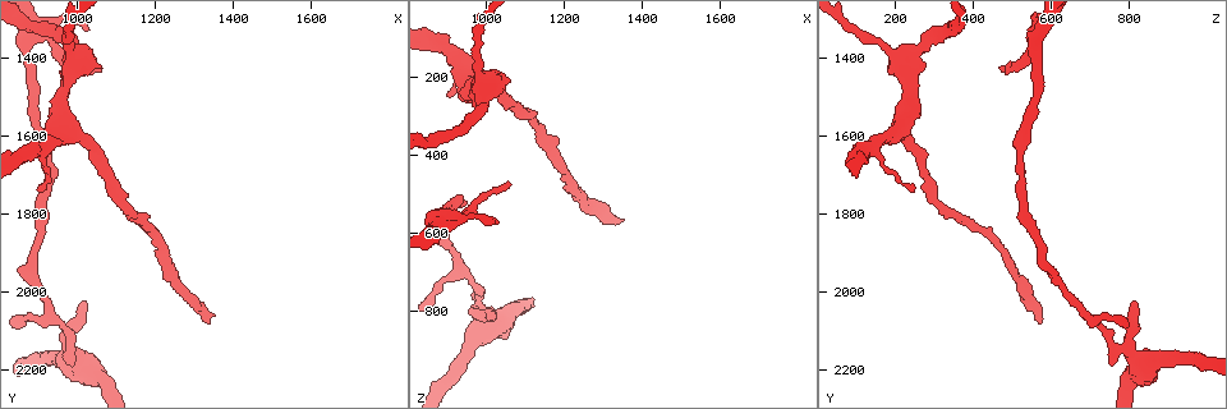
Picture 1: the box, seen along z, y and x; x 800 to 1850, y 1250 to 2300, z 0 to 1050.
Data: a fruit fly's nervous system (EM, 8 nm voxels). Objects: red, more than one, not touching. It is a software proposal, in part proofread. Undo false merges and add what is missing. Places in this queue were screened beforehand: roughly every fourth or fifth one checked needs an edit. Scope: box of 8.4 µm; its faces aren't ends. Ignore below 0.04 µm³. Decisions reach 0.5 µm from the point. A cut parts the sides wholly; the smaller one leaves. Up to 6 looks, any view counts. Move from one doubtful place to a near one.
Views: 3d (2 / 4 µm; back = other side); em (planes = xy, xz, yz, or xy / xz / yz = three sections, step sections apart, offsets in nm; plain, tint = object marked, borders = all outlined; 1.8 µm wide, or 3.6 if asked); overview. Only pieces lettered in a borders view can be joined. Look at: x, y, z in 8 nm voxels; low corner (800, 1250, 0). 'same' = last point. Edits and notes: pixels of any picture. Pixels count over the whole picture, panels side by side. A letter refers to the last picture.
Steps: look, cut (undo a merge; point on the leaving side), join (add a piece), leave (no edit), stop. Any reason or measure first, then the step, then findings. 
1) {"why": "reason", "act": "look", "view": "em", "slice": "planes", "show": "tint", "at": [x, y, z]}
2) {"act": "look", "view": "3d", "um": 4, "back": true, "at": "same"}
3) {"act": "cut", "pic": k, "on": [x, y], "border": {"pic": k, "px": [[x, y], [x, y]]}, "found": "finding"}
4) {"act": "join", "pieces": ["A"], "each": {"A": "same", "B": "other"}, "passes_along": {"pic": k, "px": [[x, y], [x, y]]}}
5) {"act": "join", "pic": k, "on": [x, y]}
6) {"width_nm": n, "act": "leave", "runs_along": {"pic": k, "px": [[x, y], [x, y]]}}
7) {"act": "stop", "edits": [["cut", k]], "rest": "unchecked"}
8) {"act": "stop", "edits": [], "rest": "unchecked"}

{"why": "long arm stops here", "act": "look", "view": "3d", "um": 2, "at": [1345, 2055, 565]}

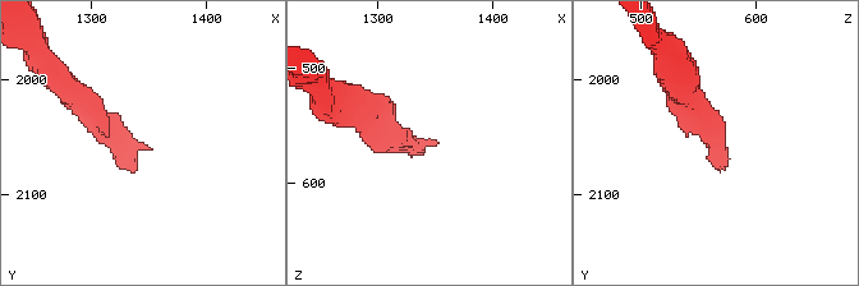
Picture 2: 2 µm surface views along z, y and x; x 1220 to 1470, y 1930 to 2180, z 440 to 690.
{"why": "shape alone is not enough", "act": "look", "view": "em", "slice": "planes", "show": "borders", "at": [1348, 2058, 568]}

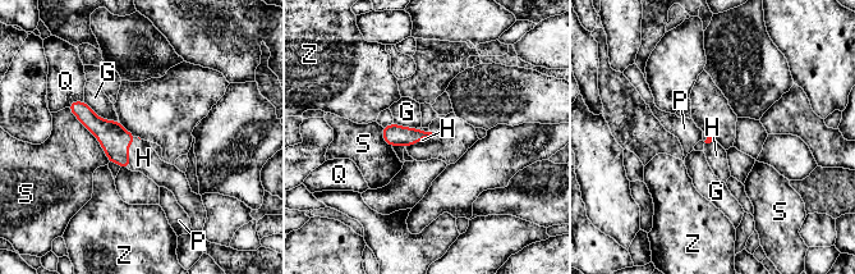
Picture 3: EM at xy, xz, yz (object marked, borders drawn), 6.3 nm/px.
{"act": "join", "pieces": ["H"], "each": {"G": "other", "H": "same", "P": "other", "Q": "other", "S": "other", "Z": "other"}, "passes_along": {"pic": 3, "px": [[113, 137], [128, 153], [143, 158]]}, "found": "it goes on there"}

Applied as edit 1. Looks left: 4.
{"act": "look", "view": "overview"}

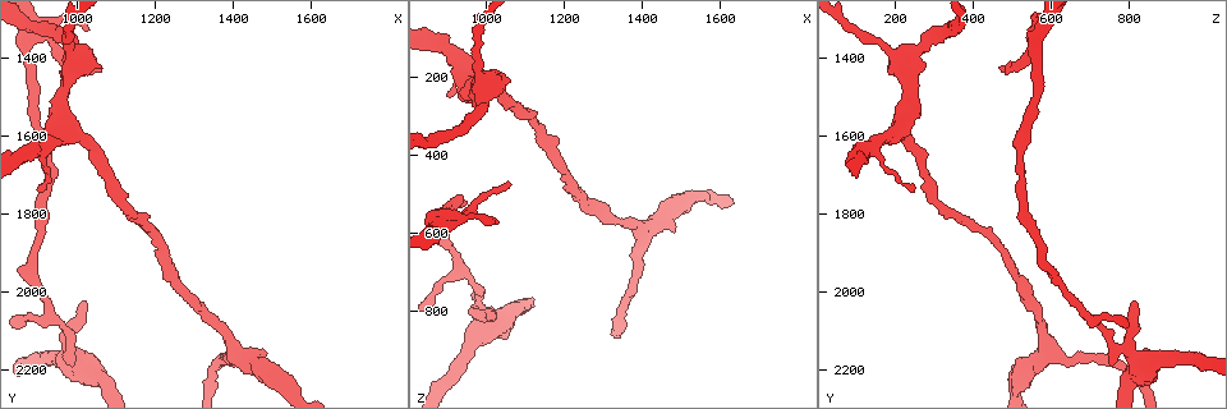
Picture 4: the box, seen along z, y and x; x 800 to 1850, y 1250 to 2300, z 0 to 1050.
{"why": "tapers out", "act": "look", "view": "3d", "um": 4, "at": [1060, 1440, 485]}

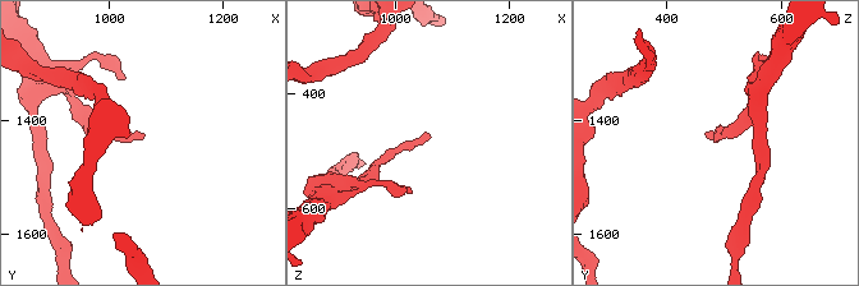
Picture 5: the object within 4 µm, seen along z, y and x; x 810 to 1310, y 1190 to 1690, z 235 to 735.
{"act": "look", "view": "em", "slice": "xy", "step": 16, "show": "borders", "at": [1060, 1435, 480]}

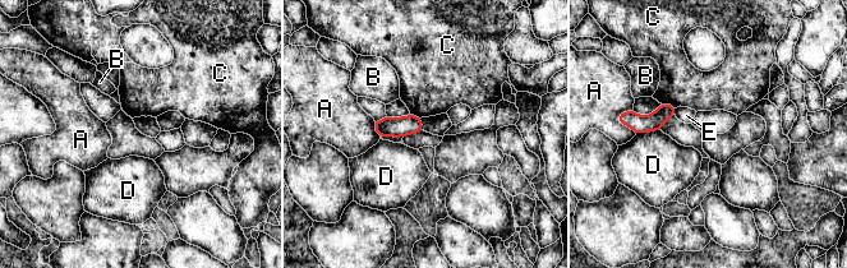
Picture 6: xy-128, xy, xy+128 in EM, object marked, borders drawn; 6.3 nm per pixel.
{"act": "leave", "each": {"A": "other", "B": "other", "C": "other", "D": "other", "E": "other"}, "border": {"pic": 6, "px": [[661, 102], [668, 102], [676, 107]]}, "found": "no lettered piece goes on from it"}

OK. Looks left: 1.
{"act": "stop", "edits": [["join", 3]], "rest": "unchecked"}

